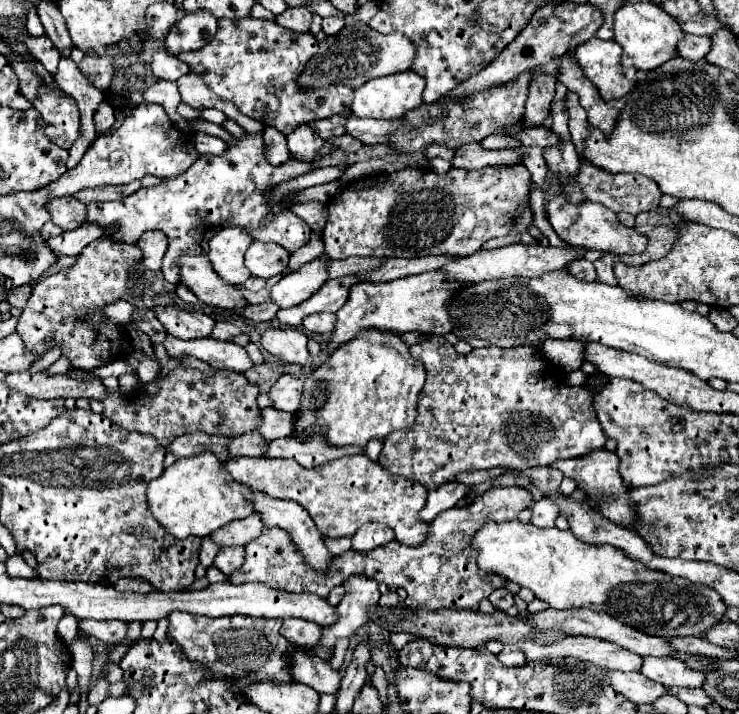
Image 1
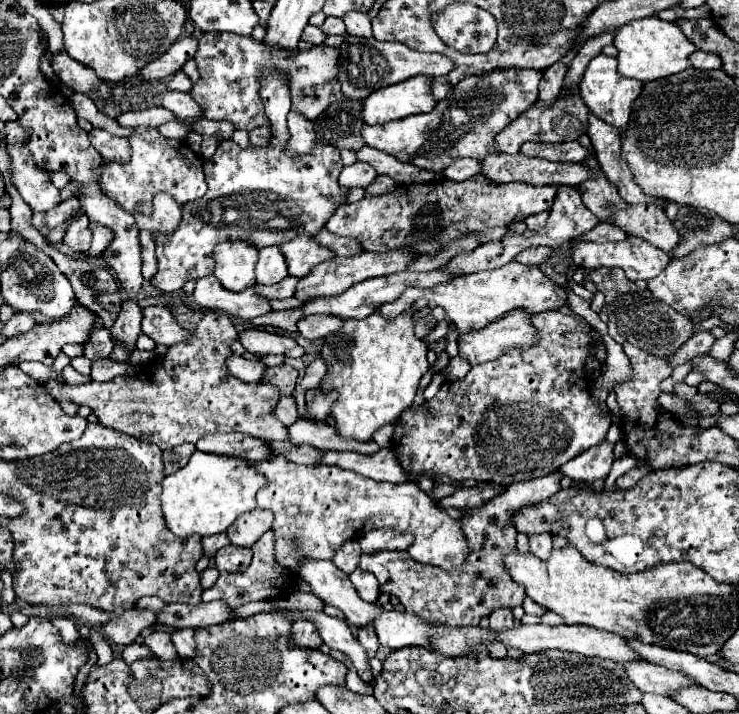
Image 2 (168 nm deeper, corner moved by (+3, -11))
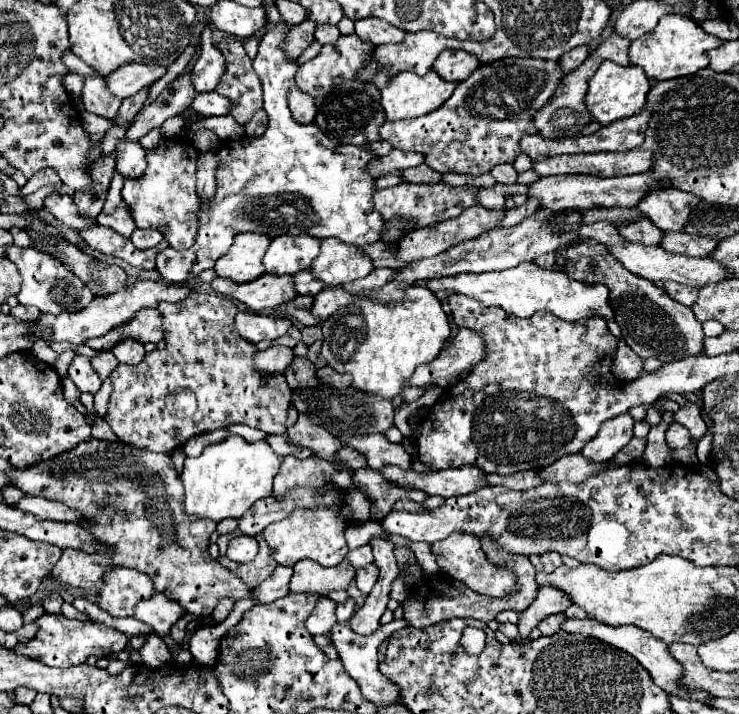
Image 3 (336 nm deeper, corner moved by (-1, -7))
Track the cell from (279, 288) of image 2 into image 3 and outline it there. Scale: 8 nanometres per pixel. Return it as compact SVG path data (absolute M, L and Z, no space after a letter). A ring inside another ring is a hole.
M299 271L297 275L293 275L293 287L295 287L297 295L315 297L323 289L323 283L321 283L321 279L313 279L313 275L309 275L309 271Z

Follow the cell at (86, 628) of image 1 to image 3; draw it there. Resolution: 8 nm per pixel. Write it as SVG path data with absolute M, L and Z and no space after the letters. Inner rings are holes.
M153 595L151 599L139 601L135 605L133 619L147 623L159 635L167 635L169 629L173 627L173 623L177 619L181 619L183 615L185 615L185 611L181 611L181 607L177 603L169 603L169 599L165 599L165 595Z

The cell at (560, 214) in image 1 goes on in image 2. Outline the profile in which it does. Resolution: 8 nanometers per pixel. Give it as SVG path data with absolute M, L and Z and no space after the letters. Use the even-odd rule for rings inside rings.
M627 235L619 243L583 243L583 241L579 243L577 241L577 243L573 243L571 251L573 251L573 261L577 267L585 267L585 269L597 269L603 265L605 267L619 267L625 271L627 279L631 279L631 281L639 281L639 279L649 281L655 275L659 275L667 267L667 263L671 261L669 255L663 253L661 249L653 247L651 243L647 243L643 239L631 237L631 235Z

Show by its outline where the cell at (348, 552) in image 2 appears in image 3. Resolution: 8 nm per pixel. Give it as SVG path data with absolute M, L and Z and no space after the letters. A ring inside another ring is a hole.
M363 545L363 547L357 547L357 549L351 549L347 551L347 557L345 557L355 569L361 569L369 563L373 563L373 553L371 553L371 547L369 545Z

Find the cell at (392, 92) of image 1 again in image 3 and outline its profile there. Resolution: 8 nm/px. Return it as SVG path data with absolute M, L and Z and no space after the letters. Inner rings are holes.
M403 71L395 75L395 79L381 89L381 105L387 121L397 119L415 119L439 109L455 91L455 83L443 81L435 71L427 71L427 75L415 75L413 71Z

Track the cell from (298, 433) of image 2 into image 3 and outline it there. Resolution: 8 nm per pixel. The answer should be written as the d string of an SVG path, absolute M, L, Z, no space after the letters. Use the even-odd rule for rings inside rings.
M381 433L375 435L353 435L345 445L357 449L369 463L371 469L383 467L385 463L397 463L401 467L411 467L411 457L401 445L389 443Z

